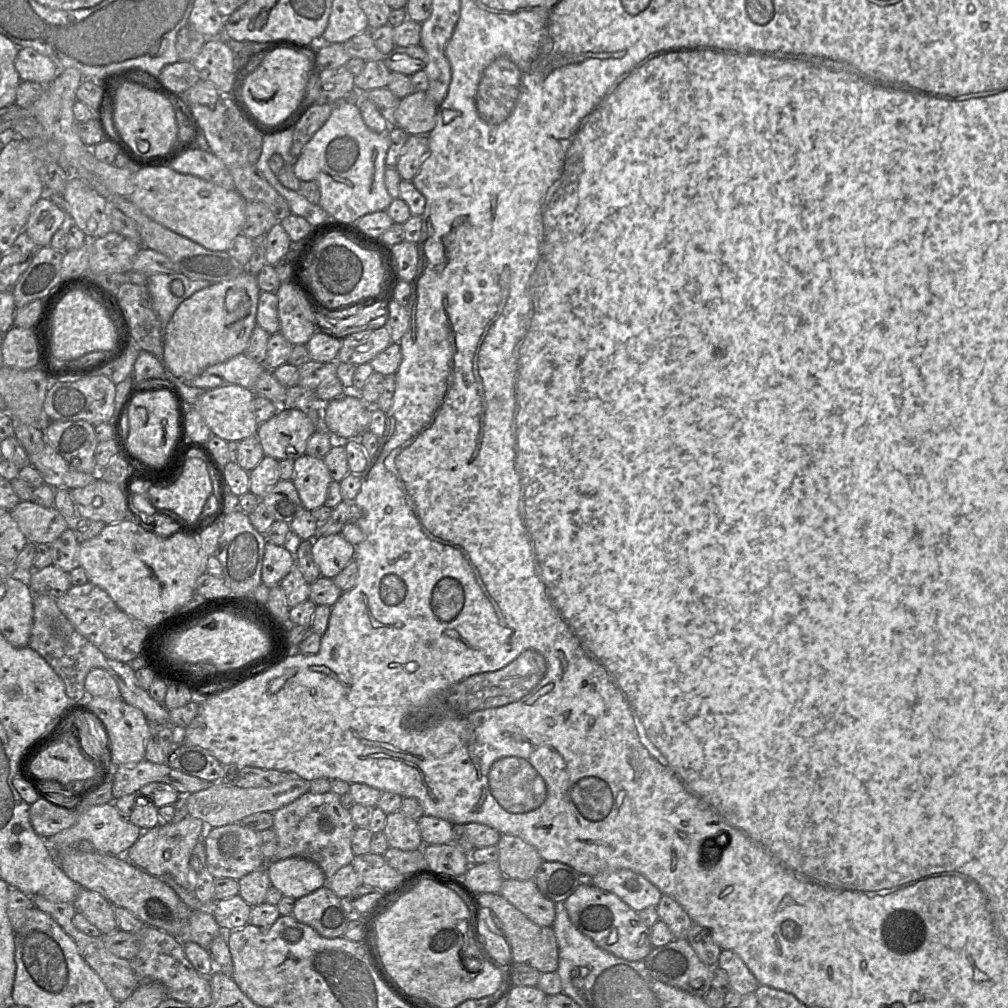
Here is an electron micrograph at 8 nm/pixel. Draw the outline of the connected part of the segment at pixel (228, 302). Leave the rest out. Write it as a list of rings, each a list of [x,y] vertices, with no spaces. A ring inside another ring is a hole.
[[[246,269],[237,277],[211,283],[208,287],[195,292],[184,300],[164,328],[162,362],[167,374],[175,380],[190,380],[212,365],[245,353],[252,331],[256,326],[256,312],[260,293],[257,275],[251,274]]]

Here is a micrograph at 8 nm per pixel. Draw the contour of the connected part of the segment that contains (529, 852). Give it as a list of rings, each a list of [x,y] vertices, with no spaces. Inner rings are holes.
[[[501,834],[496,846],[499,851],[498,865],[504,877],[533,880],[543,862],[535,847],[511,834]]]

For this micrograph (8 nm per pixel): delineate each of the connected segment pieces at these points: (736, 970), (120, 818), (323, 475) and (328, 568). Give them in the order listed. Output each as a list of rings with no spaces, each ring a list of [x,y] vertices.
[[[721,950],[717,966],[728,975],[732,990],[741,996],[755,992],[760,984],[742,958],[732,950]]]
[[[106,803],[78,811],[79,819],[73,826],[46,839],[52,849],[71,848],[77,841],[88,840],[93,844],[95,851],[118,855],[123,851],[128,851],[141,836],[141,829],[126,819],[114,803]]]
[[[304,454],[294,461],[291,481],[298,491],[303,508],[312,511],[324,505],[333,479],[323,458]]]
[[[341,534],[317,535],[312,540],[312,555],[321,576],[334,579],[354,559],[355,548]]]

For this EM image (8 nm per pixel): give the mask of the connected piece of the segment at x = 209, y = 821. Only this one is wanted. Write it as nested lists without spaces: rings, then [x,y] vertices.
[[[298,776],[270,787],[241,788],[222,782],[212,787],[186,795],[186,804],[190,816],[199,818],[207,825],[207,830],[232,823],[239,823],[243,818],[259,812],[275,812],[288,805],[309,790],[310,781]]]

